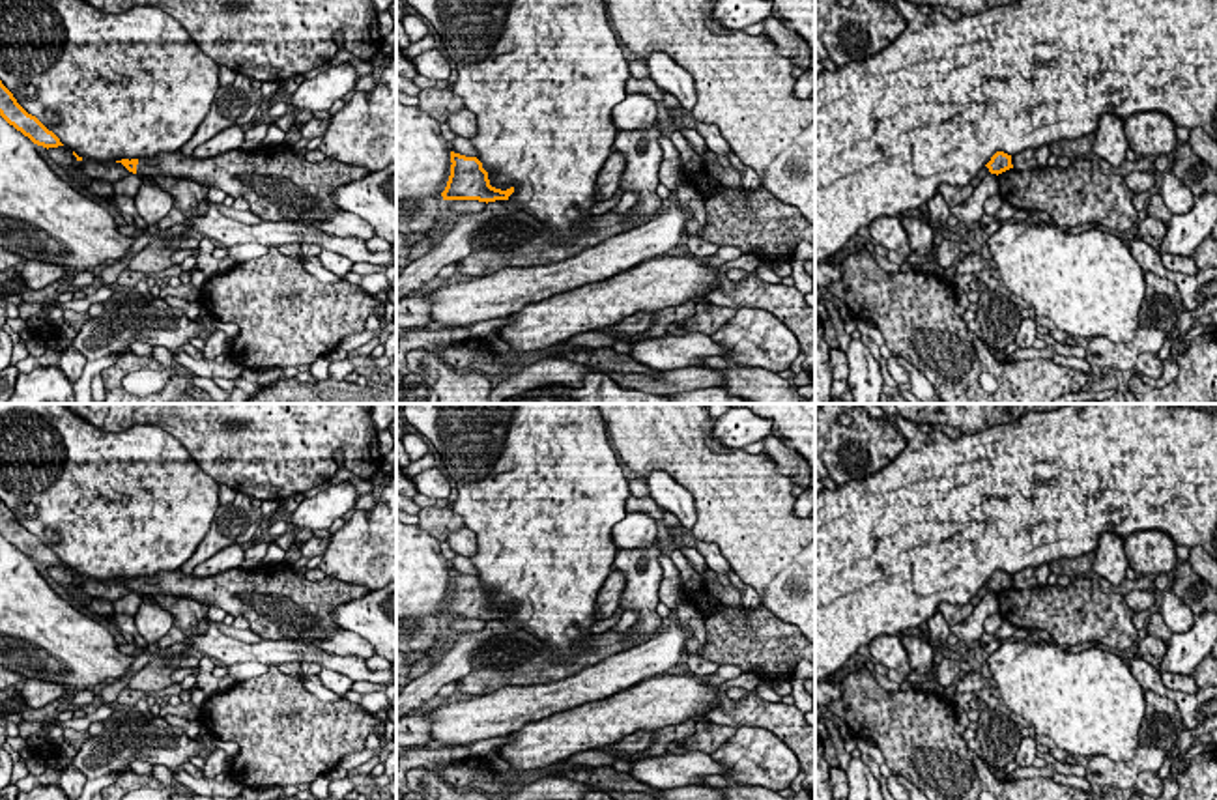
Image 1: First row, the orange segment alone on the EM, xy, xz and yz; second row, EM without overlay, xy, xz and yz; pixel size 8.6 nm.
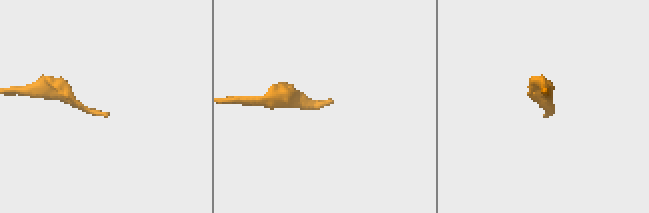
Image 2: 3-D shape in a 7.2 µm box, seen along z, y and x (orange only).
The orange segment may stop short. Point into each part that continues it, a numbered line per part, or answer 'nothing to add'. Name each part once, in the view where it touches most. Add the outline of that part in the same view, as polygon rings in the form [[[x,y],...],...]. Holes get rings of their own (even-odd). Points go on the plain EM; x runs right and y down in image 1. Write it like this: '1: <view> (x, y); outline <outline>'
1: xy (279, 604); outline [[[282,561],[260,563],[252,570],[239,566],[209,578],[181,570],[159,572],[138,578],[136,593],[191,598],[228,615],[245,617],[249,628],[269,641],[312,643],[340,630],[331,617],[338,606],[370,591],[331,576],[310,581]]]

